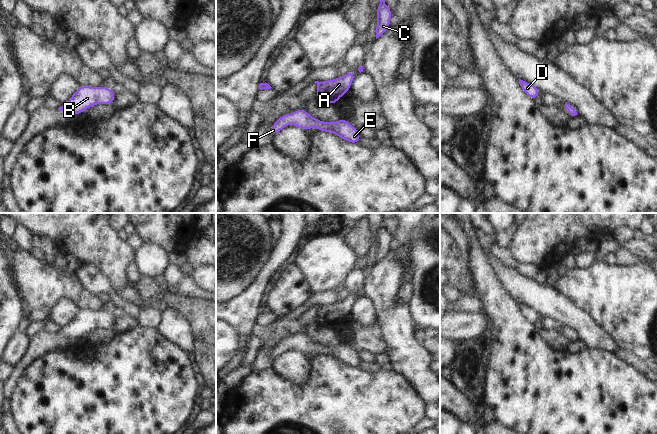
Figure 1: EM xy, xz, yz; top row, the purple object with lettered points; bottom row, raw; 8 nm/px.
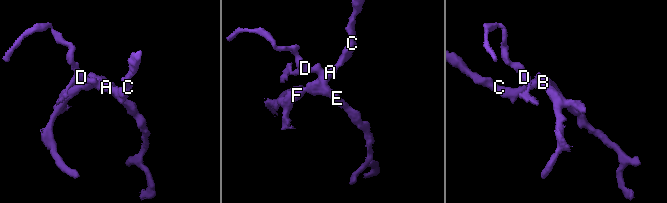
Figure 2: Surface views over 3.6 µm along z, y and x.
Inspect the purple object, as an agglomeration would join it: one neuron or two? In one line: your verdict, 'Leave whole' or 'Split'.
Leave whole

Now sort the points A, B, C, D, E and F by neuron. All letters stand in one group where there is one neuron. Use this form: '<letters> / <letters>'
A B C D E F

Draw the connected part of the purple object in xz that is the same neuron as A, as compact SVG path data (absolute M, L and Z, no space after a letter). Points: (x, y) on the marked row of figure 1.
M349 71L344 76L334 80L324 82L315 81L314 83L317 84L317 99L320 102L336 104L341 96L349 92L354 78L354 73Z

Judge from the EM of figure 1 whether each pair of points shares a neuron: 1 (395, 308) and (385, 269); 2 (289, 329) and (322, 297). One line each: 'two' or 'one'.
1: one
2: one

